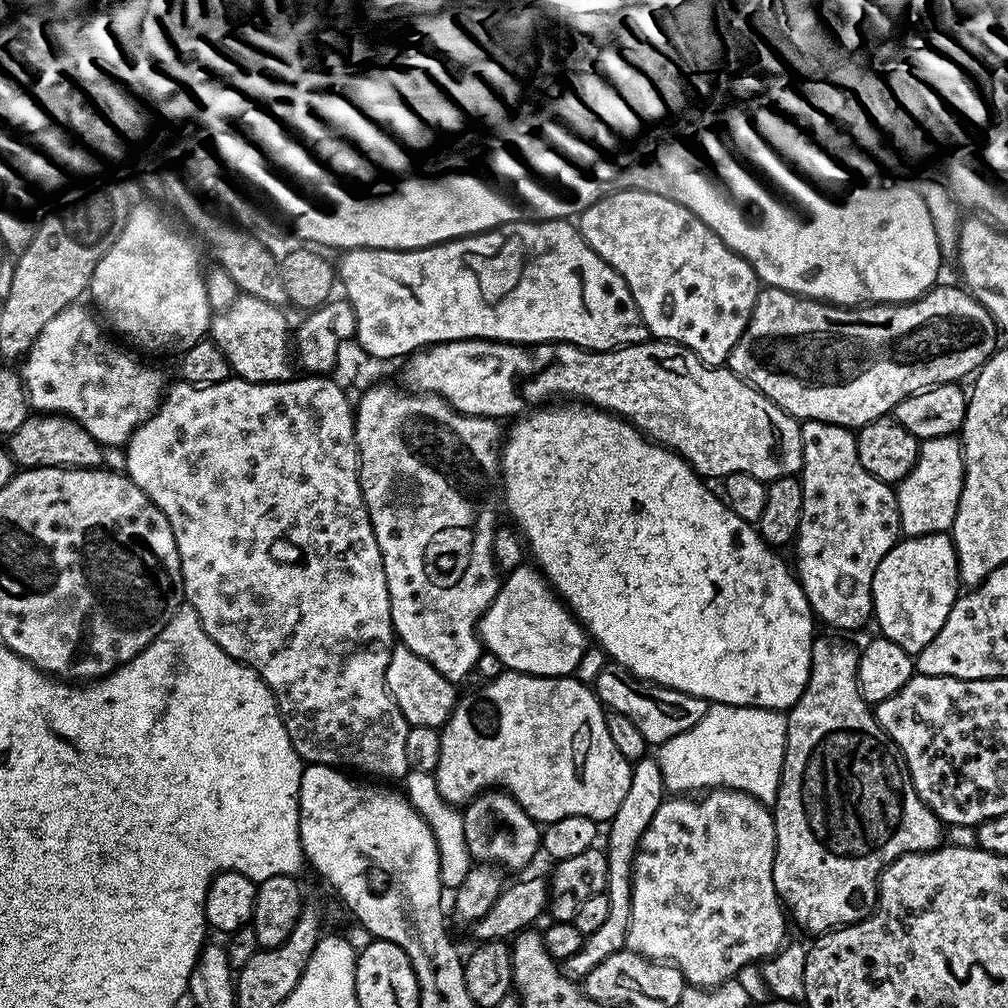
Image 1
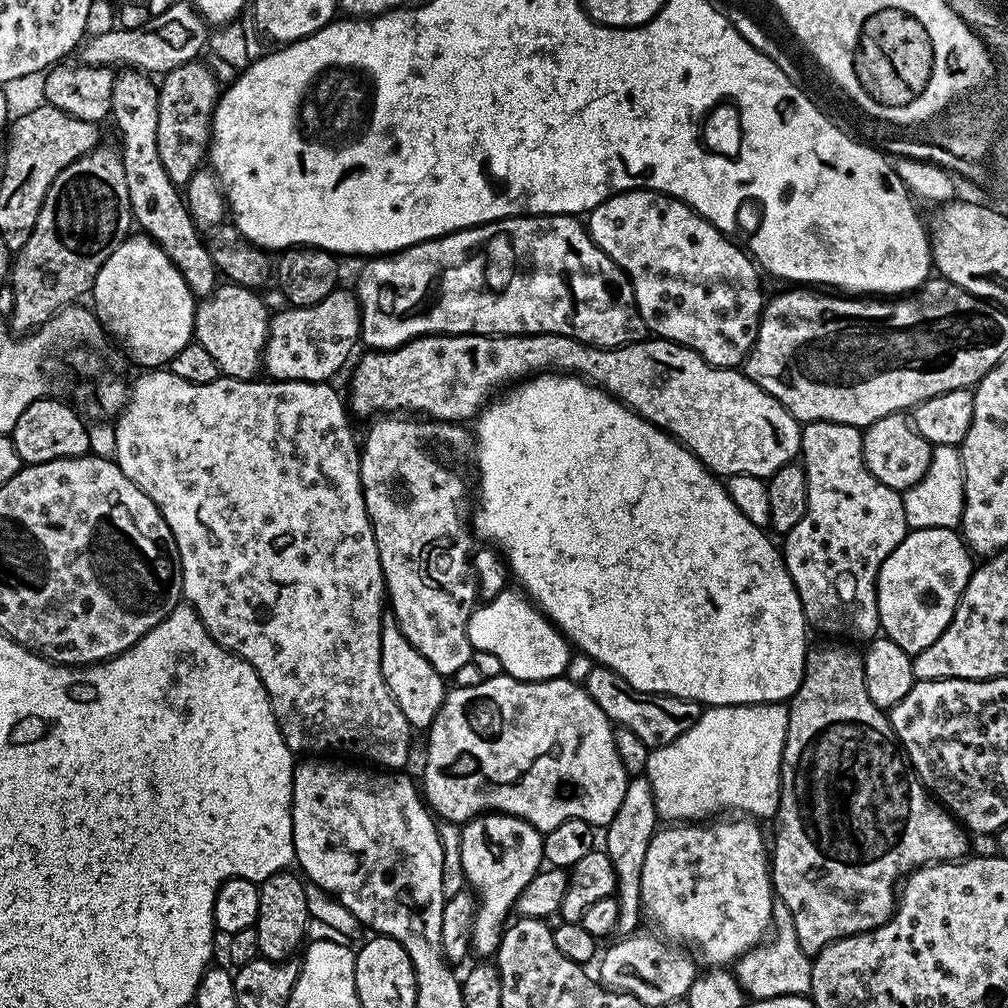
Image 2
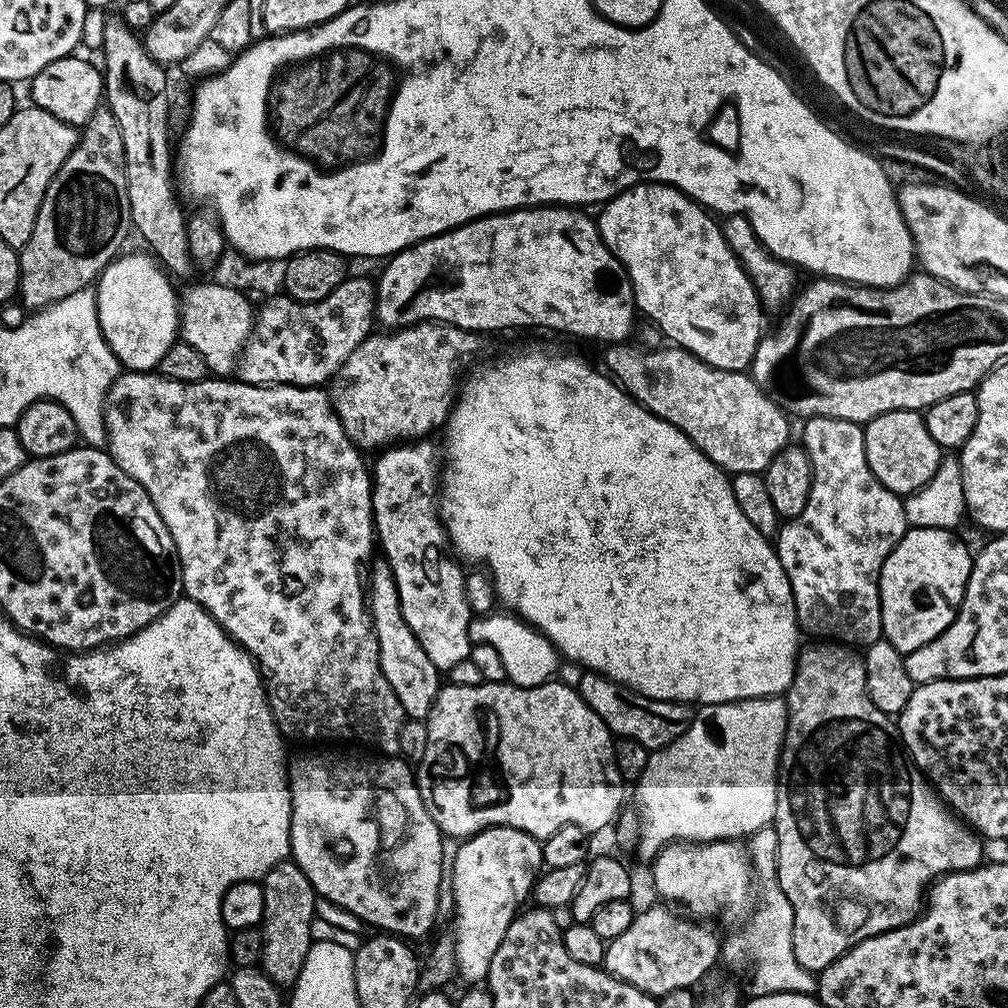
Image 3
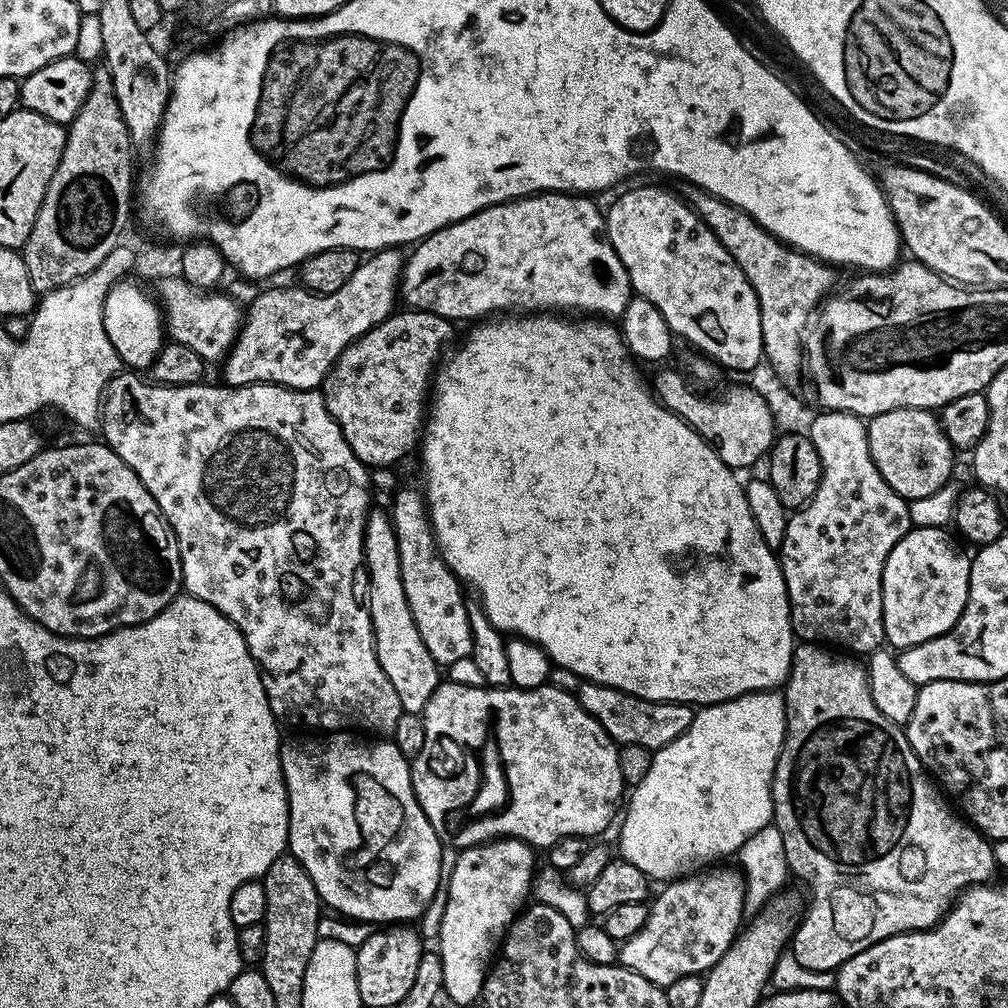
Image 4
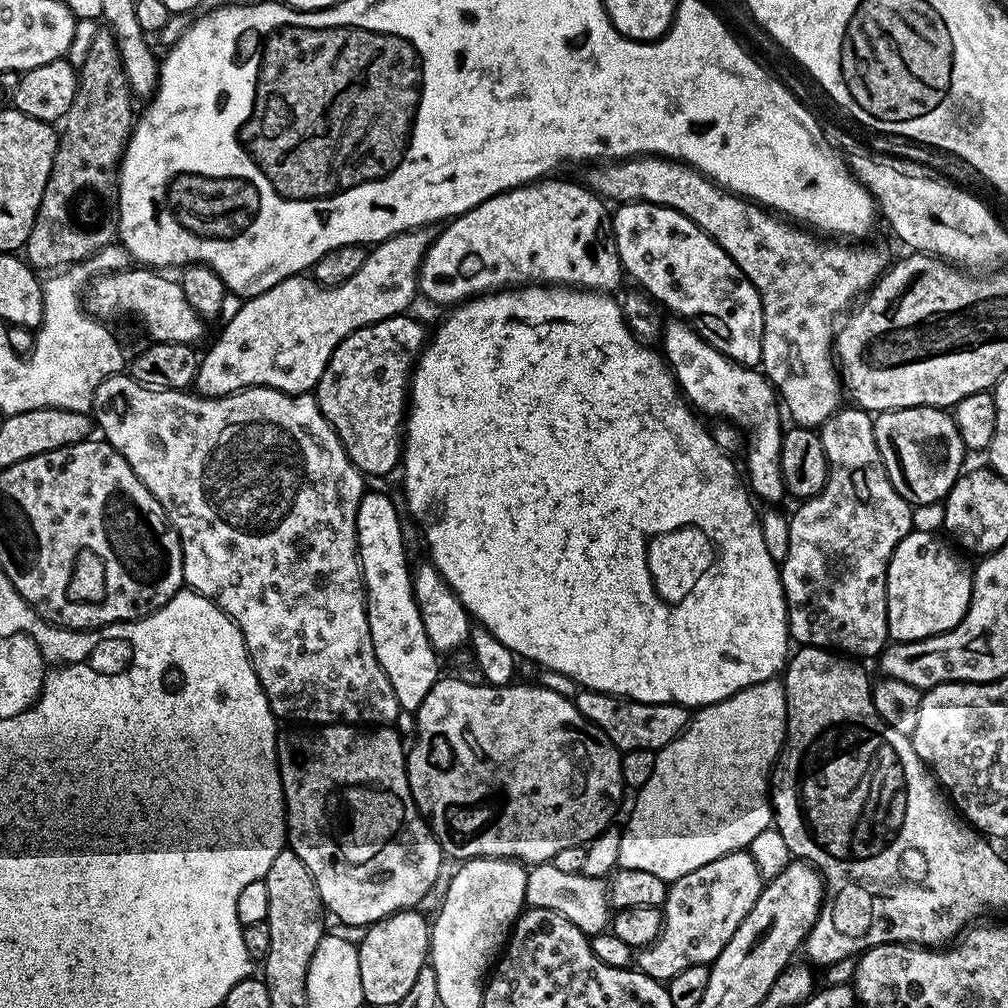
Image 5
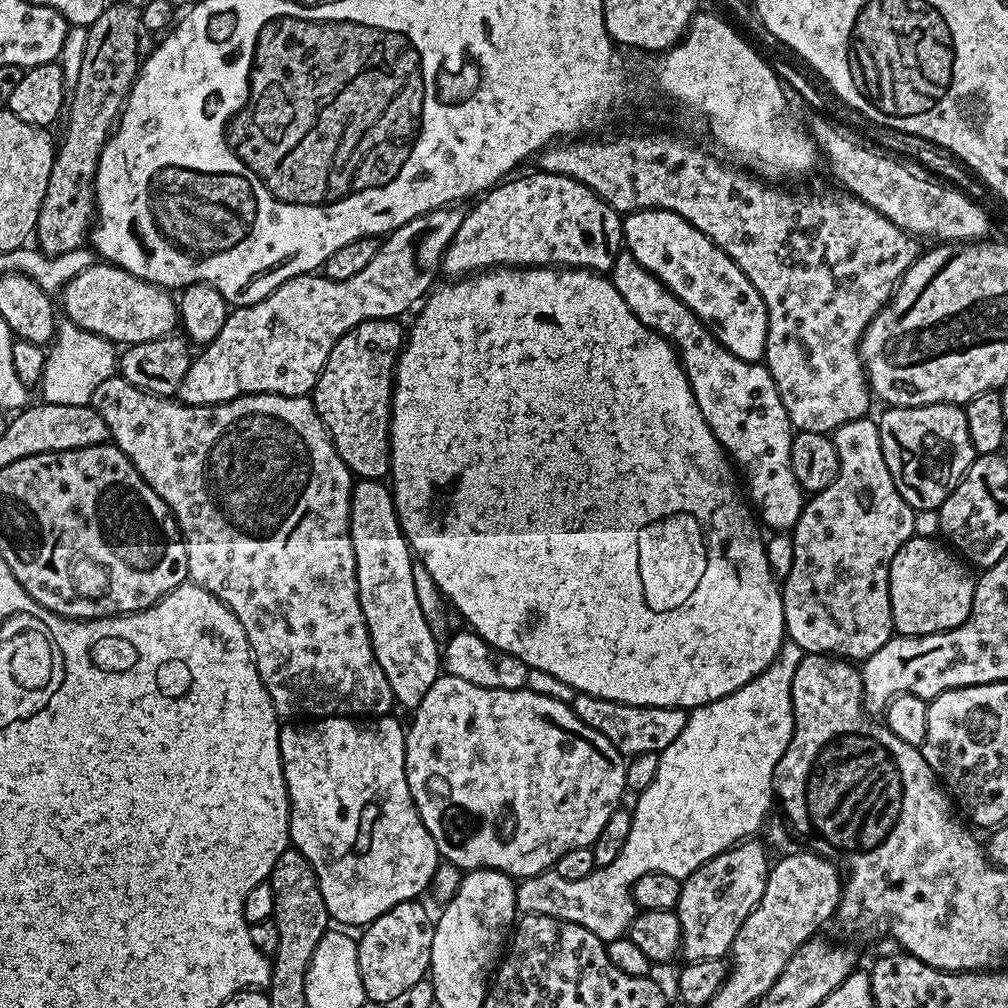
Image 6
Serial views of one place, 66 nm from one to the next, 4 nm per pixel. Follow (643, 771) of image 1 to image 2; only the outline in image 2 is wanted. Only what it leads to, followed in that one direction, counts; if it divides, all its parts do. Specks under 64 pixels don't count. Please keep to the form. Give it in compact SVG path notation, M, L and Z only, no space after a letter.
M633 776L629 779L626 794L618 806L618 814L614 814L614 818L606 826L605 832L608 833L602 836L603 851L607 852L616 875L615 897L618 902L616 932L620 936L631 936L641 927L642 866L646 863L646 849L649 848L650 838L655 834L657 827L656 803L648 777Z

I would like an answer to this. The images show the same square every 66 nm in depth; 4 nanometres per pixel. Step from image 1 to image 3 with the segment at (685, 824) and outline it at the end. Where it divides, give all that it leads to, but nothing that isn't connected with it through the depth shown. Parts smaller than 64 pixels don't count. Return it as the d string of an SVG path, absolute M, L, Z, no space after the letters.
M712 840L708 844L667 844L651 861L650 868L652 884L660 895L657 897L679 906L691 917L725 916L728 920L740 922L753 909L754 877L751 858L747 847L740 840Z

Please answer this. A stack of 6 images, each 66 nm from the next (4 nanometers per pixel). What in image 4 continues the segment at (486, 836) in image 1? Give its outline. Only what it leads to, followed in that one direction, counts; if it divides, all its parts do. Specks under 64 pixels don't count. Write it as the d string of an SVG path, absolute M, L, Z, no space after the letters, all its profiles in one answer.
M501 838L489 840L473 848L465 848L459 853L456 865L452 868L452 877L447 877L448 901L444 904L444 913L440 916L440 945L438 951L442 958L442 978L445 997L449 996L456 1004L472 1004L481 999L484 979L488 977L490 965L504 942L504 936L512 921L520 915L529 899L537 871L537 853L531 844L524 840Z

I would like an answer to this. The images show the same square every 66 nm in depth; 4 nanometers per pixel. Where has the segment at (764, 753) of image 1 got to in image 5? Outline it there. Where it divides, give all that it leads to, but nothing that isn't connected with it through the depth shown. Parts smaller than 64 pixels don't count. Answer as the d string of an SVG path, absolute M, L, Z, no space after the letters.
M776 678L766 682L758 682L749 688L743 688L722 702L708 704L699 709L689 719L688 726L681 732L680 737L656 753L656 765L654 766L654 774L650 774L650 782L646 782L646 786L635 793L636 805L632 808L632 817L628 820L628 829L625 827L622 832L622 850L618 850L619 867L630 870L646 870L646 874L675 878L690 874L690 870L698 870L698 866L706 866L706 862L714 862L714 858L722 858L731 852L747 849L754 838L769 828L774 820L774 809L770 803L770 773L776 763L776 757L780 755L787 726L786 694L783 683Z

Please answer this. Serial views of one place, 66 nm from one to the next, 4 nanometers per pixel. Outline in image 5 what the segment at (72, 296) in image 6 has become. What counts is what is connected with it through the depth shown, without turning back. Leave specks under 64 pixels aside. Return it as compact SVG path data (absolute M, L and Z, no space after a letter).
M129 266L122 272L111 272L98 276L87 285L82 304L89 316L101 321L111 321L111 316L124 316L129 312L155 342L182 342L193 346L199 345L204 336L206 321L199 316L182 294L179 279L172 280L168 274L161 274L148 266Z

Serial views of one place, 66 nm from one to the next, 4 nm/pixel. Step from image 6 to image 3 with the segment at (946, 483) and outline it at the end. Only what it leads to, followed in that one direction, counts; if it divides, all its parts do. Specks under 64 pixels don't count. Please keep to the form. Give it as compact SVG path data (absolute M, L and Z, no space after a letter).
M903 408L887 412L867 421L863 430L866 462L870 462L870 470L874 470L882 486L901 498L907 498L934 478L942 459L942 450L938 442L930 438L930 430L926 430L926 422L919 411Z

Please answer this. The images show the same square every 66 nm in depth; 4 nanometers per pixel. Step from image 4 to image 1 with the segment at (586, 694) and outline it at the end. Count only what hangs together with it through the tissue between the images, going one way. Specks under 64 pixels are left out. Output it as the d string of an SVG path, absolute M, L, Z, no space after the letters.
M605 663L602 670L598 670L598 678L594 682L596 697L600 699L608 712L626 714L642 738L646 738L649 746L659 746L670 742L670 738L678 738L678 734L686 734L707 714L709 701L698 698L694 694L686 694L682 690L663 688L661 684L652 684L648 680L639 680L630 674L621 664Z

